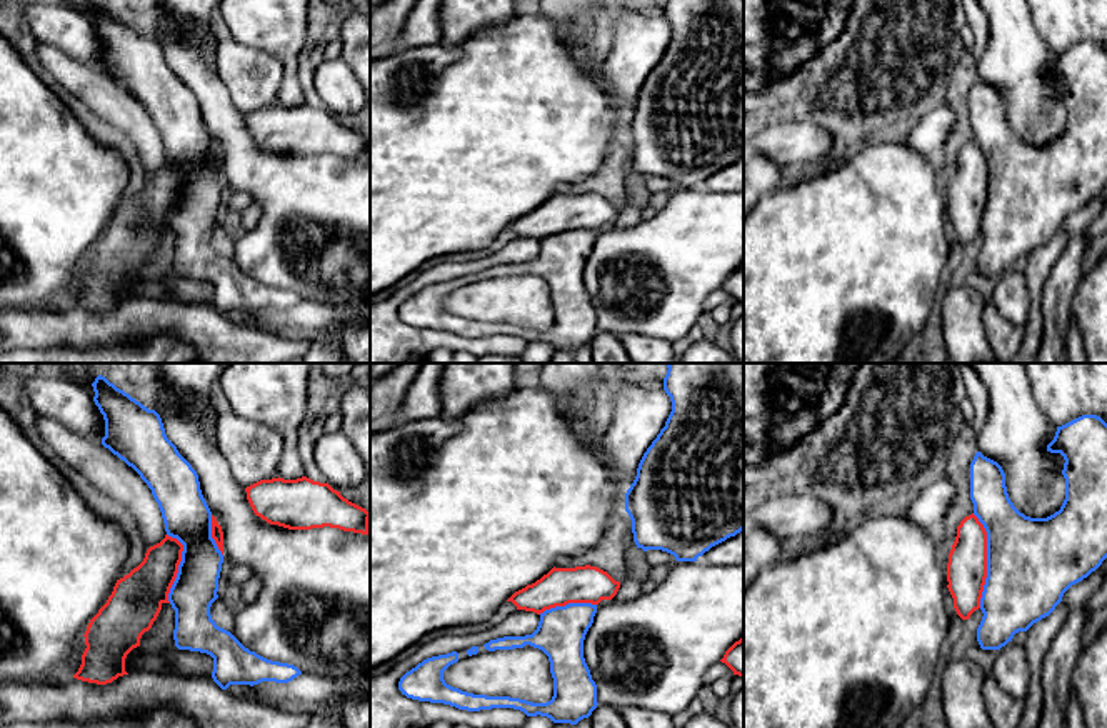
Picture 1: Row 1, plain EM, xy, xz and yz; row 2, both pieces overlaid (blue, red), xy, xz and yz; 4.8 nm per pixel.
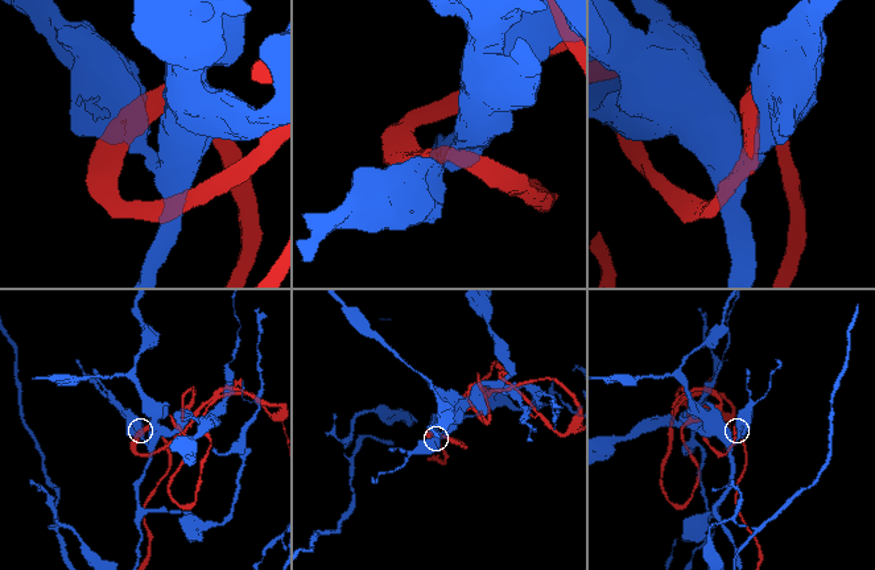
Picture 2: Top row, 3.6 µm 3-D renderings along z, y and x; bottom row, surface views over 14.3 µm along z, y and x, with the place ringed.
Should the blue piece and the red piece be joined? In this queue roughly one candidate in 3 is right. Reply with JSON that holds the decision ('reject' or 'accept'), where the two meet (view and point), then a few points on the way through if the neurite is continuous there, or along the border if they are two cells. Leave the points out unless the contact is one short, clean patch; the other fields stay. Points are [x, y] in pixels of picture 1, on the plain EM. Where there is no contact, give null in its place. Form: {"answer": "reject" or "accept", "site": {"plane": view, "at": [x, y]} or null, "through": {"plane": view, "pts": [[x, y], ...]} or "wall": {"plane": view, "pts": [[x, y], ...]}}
{"answer": "reject", "site": {"plane": "yz", "at": [987, 187]}}

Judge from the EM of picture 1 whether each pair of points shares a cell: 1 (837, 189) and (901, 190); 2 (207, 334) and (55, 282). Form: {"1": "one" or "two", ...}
{"1": "one", "2": "two"}

